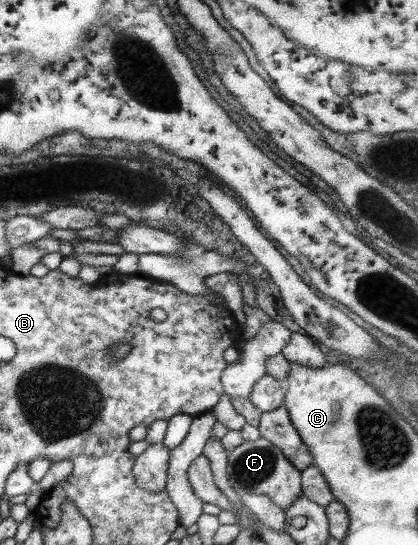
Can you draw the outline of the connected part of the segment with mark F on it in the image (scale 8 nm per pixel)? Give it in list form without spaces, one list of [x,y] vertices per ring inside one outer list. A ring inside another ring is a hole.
[[[264,438],[253,442],[242,442],[228,453],[226,473],[228,485],[237,494],[262,494],[285,511],[295,498],[302,496],[300,487],[300,471],[283,456],[283,453]]]

